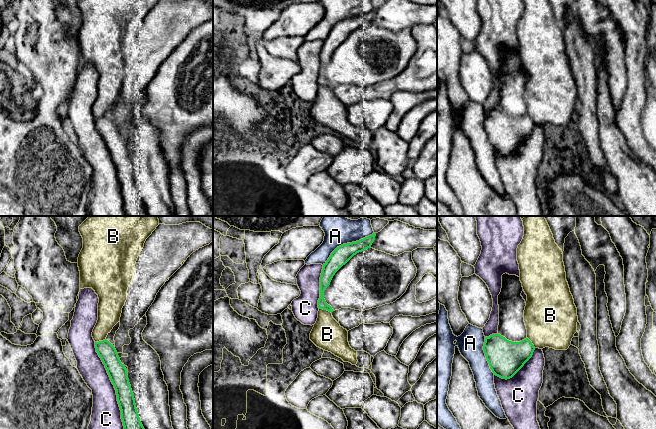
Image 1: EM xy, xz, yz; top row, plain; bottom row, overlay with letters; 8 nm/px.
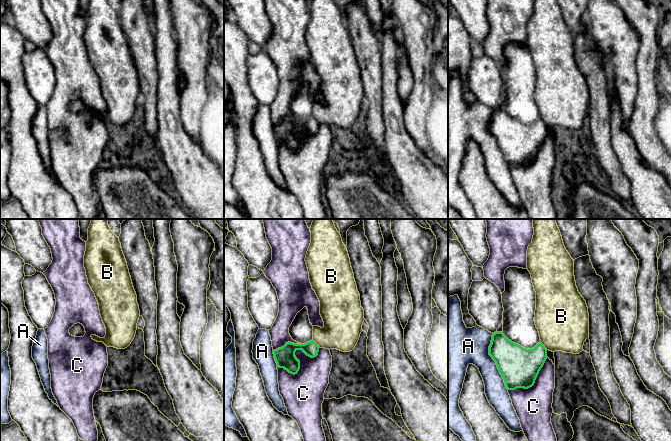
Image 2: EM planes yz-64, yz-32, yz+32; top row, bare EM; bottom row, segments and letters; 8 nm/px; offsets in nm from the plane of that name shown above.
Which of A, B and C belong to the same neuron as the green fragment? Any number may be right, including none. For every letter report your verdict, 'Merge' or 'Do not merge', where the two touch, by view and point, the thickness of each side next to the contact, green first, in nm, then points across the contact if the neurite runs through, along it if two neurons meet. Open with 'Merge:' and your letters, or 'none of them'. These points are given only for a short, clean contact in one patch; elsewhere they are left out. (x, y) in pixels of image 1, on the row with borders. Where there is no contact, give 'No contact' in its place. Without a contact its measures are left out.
Merge: none of them
A: Do not merge. Touches green at xz (347, 243). Thickness 150 nm (green) against 240 nm
B: Do not merge. Touches green at xz (325, 309). Thickness 90 nm (green) against 260 nm. Boundary: xz (319, 308), (326, 309), (331, 313)
C: Do not merge. Touches green at xy (113, 384). Thickness 150 nm (green) against 240 nm

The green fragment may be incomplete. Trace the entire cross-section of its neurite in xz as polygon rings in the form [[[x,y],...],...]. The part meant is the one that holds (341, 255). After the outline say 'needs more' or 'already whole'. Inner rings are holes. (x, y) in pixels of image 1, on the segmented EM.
[[[376,233],[365,237],[359,241],[343,244],[337,247],[330,255],[325,264],[320,277],[320,298],[318,308],[333,312],[334,310],[324,299],[324,291],[330,285],[335,273],[345,265],[354,255],[371,247],[375,240]]] | already whole

